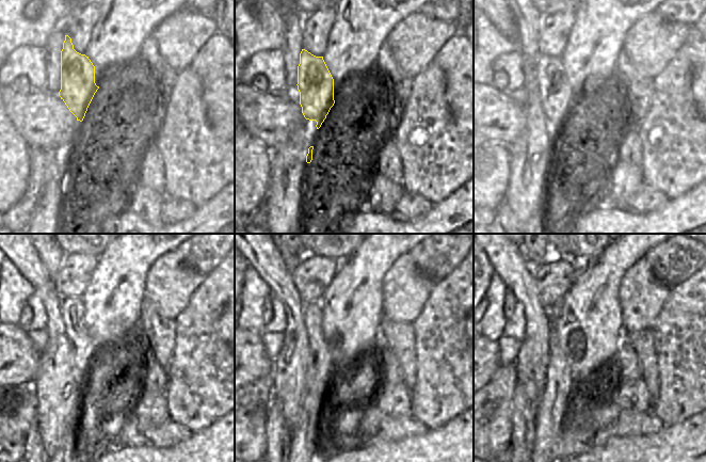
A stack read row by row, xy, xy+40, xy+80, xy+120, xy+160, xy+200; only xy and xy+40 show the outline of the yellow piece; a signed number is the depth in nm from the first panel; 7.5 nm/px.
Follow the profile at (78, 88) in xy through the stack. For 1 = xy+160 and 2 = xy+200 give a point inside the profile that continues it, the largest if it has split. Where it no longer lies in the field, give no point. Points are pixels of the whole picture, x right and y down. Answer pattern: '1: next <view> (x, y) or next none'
1: next xy+160 (317, 403)
2: next xy+200 (559, 387)

